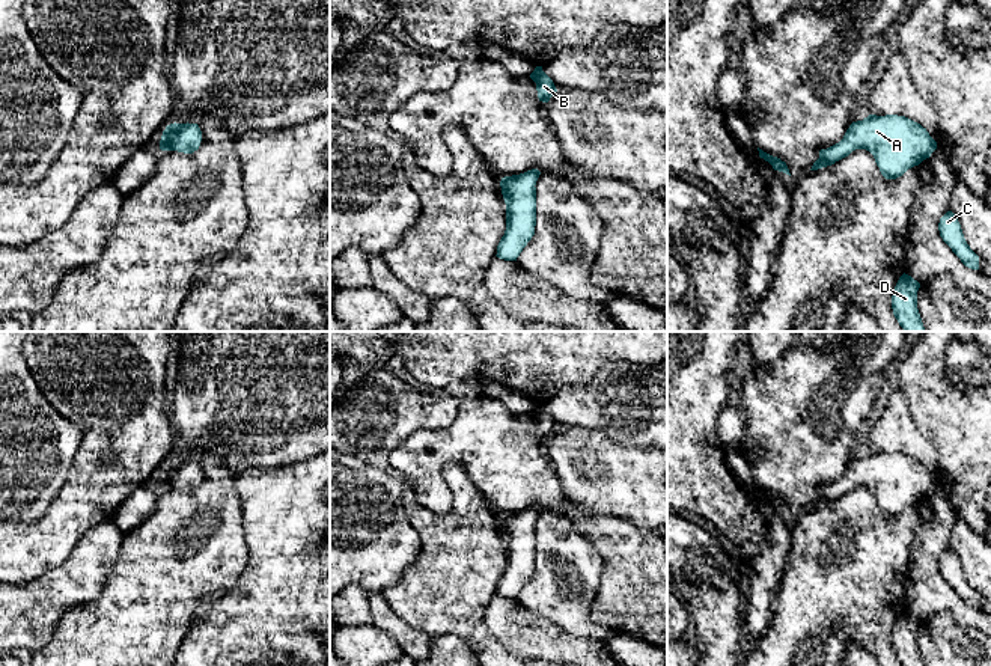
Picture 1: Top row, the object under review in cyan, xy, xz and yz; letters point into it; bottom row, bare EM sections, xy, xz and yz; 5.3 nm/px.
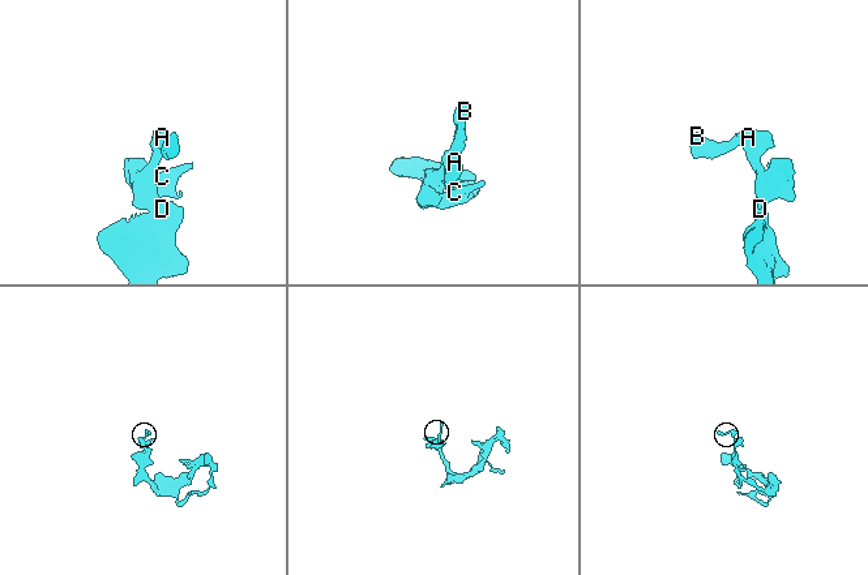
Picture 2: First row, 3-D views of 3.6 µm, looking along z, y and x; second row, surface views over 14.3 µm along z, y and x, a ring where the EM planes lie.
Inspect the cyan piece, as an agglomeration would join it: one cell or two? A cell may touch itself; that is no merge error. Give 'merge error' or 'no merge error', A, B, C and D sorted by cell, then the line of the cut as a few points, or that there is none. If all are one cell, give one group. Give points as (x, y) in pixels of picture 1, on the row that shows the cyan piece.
no merge error | A B C D | no cut

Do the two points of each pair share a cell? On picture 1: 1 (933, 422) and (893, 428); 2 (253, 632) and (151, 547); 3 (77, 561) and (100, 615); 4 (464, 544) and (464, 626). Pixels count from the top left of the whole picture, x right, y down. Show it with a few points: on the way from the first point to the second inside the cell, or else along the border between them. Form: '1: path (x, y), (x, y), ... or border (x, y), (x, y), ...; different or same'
1: border (902, 392), (916, 428), (937, 454); different
2: border (240, 574), (192, 626); different
3: border (98, 594), (76, 603), (62, 617); different
4: path (464, 564), (464, 606); same

